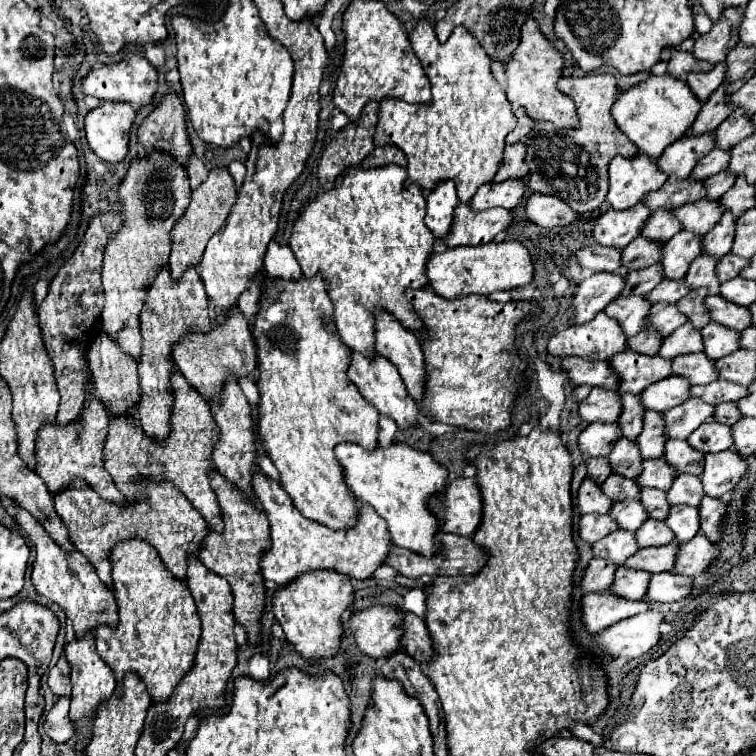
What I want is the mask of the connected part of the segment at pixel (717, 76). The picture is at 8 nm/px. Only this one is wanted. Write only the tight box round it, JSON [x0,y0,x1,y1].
[685,63,725,101]

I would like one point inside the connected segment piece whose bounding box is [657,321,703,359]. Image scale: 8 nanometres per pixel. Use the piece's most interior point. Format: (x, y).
(685, 340)

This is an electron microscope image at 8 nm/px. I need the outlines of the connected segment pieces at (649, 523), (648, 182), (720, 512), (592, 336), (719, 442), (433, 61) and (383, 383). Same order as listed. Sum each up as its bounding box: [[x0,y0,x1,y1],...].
[[635,519,673,547],[607,153,667,209],[699,497,727,543],[547,311,627,361],[687,421,733,453],[375,19,515,247],[349,351,419,429]]

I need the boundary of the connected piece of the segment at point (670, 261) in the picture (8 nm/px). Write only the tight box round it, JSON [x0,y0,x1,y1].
[661,231,701,281]

